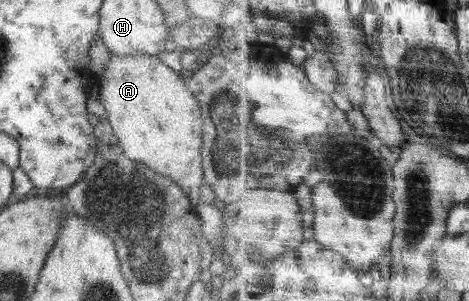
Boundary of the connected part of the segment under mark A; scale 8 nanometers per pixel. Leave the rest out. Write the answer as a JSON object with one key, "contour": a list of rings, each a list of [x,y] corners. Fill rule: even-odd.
{"contour":[[[111,54],[110,60],[98,78],[99,101],[108,111],[108,122],[120,143],[124,155],[132,161],[144,162],[149,169],[172,178],[189,197],[193,206],[204,197],[200,186],[205,184],[202,168],[202,136],[203,116],[197,98],[185,85],[185,74],[177,73],[162,62],[158,56],[148,54],[130,54],[116,56]]]}

